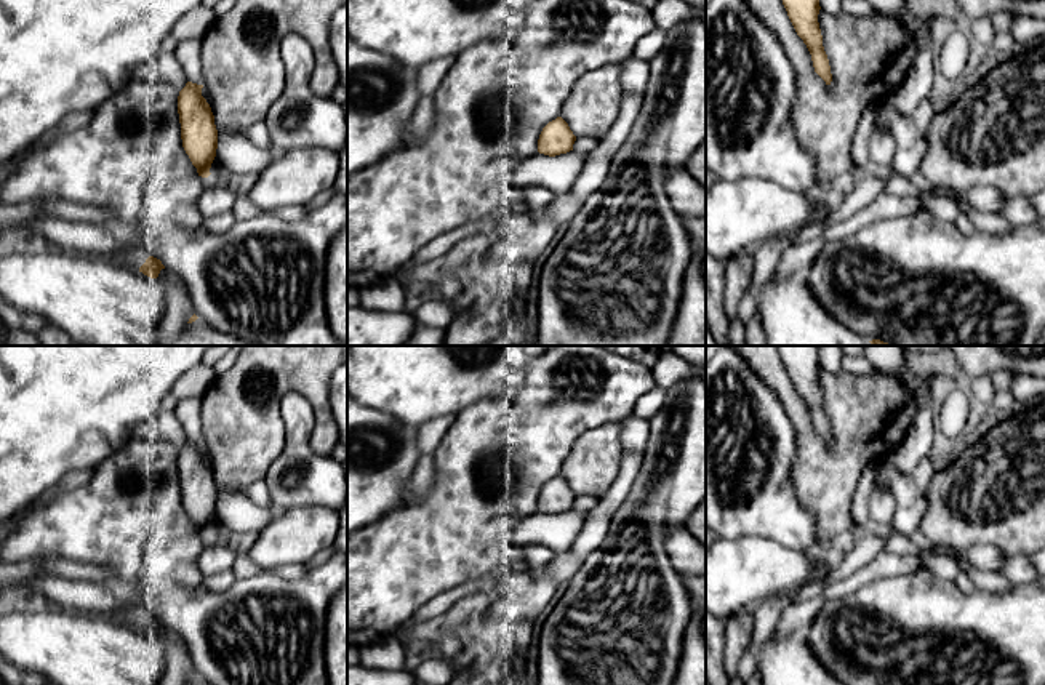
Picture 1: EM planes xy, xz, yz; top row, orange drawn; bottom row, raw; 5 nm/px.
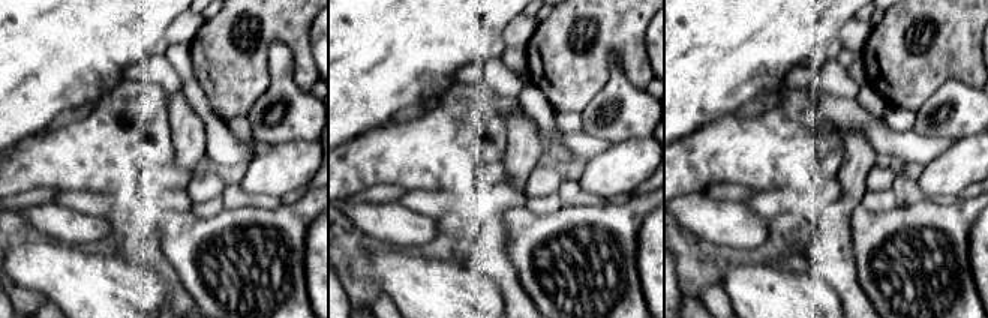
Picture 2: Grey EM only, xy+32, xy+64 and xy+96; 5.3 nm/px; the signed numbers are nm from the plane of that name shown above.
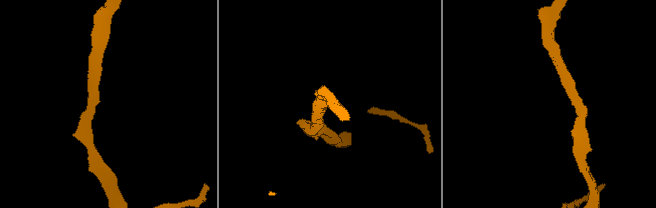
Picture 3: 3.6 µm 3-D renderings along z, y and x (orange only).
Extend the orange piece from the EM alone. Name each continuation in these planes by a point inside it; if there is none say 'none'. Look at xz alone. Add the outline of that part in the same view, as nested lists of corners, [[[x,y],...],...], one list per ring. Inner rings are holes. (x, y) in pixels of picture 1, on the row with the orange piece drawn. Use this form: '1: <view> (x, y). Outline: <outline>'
none

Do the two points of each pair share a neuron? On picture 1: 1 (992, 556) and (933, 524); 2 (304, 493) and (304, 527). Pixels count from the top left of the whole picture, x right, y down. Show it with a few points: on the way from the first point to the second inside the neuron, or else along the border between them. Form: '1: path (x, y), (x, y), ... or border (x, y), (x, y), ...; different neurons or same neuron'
1: border (954, 548), (992, 544), (1005, 559); different neurons
2: border (330, 508), (292, 506), (277, 512); different neurons

